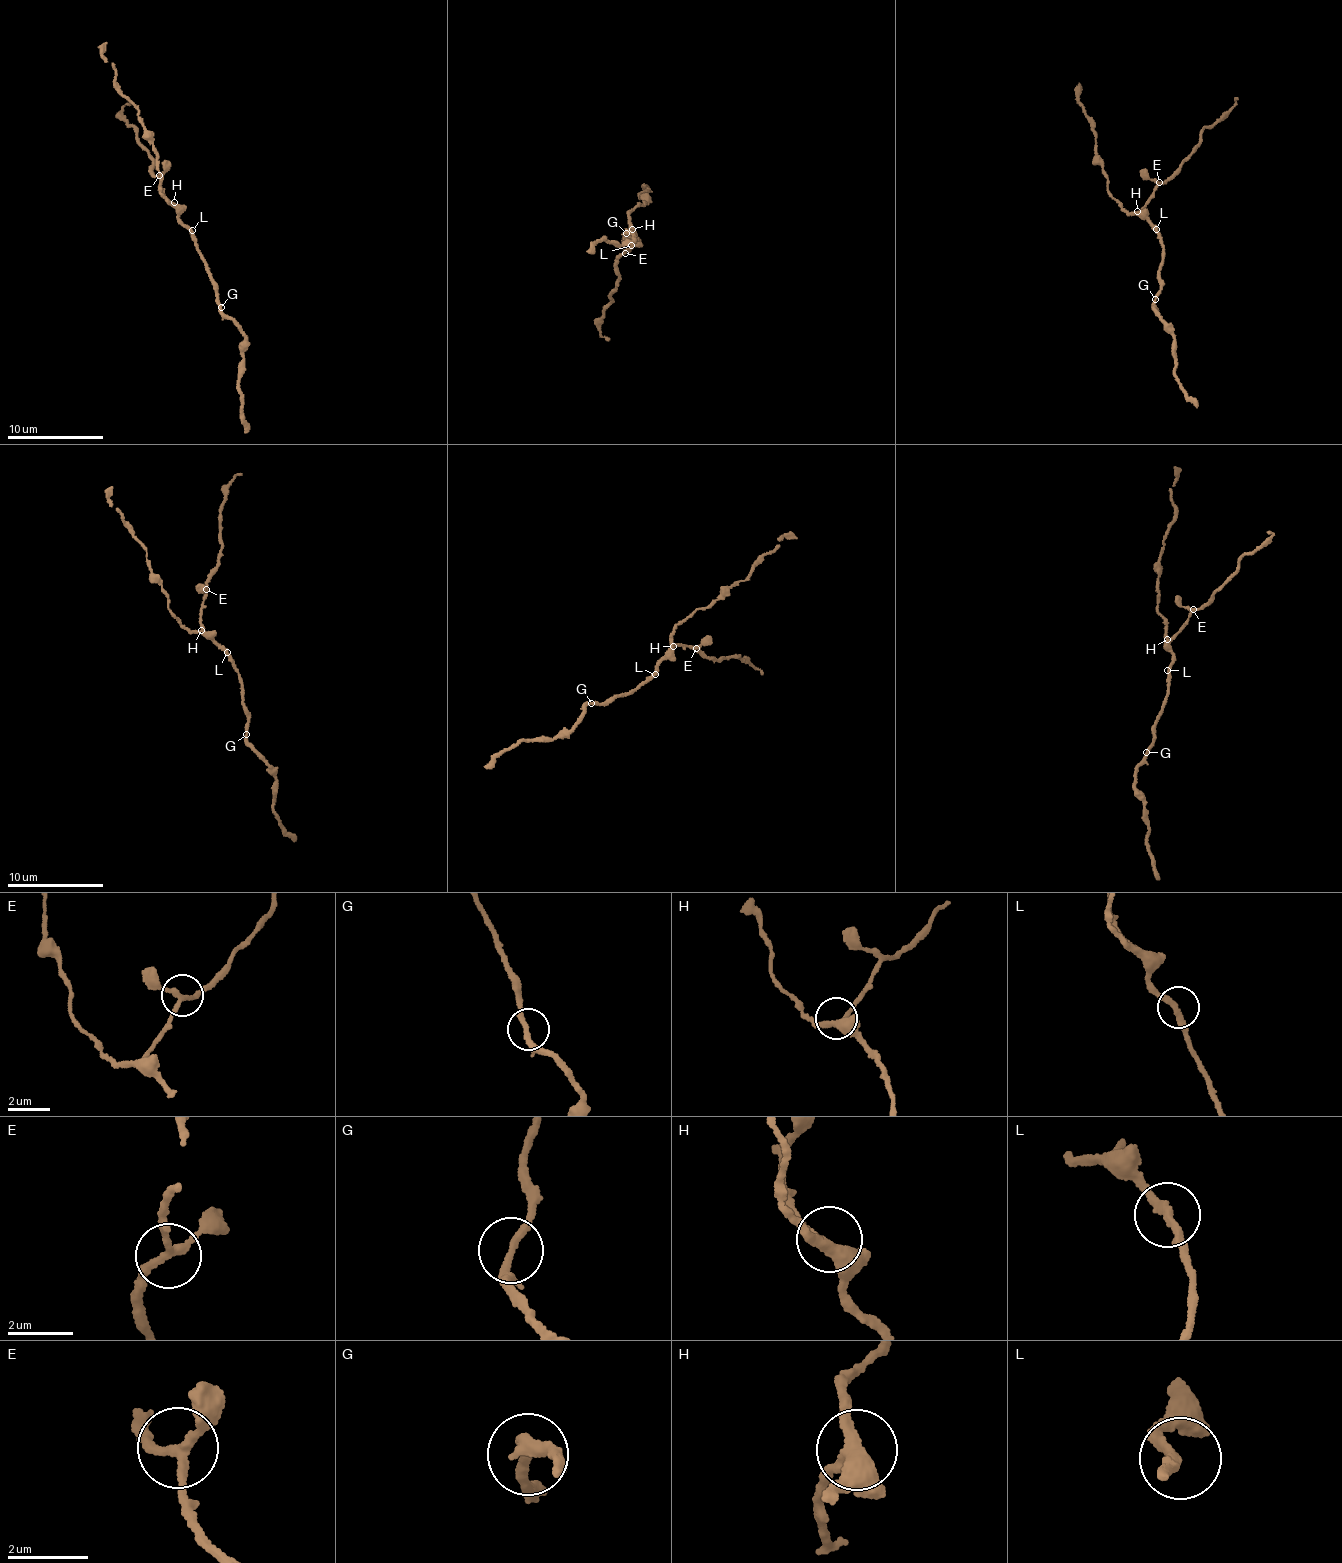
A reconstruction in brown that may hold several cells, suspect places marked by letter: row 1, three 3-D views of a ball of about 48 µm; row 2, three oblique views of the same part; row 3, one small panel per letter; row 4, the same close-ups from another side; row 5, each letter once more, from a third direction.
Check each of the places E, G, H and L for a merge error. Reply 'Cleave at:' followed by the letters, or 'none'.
Cleave at: none

